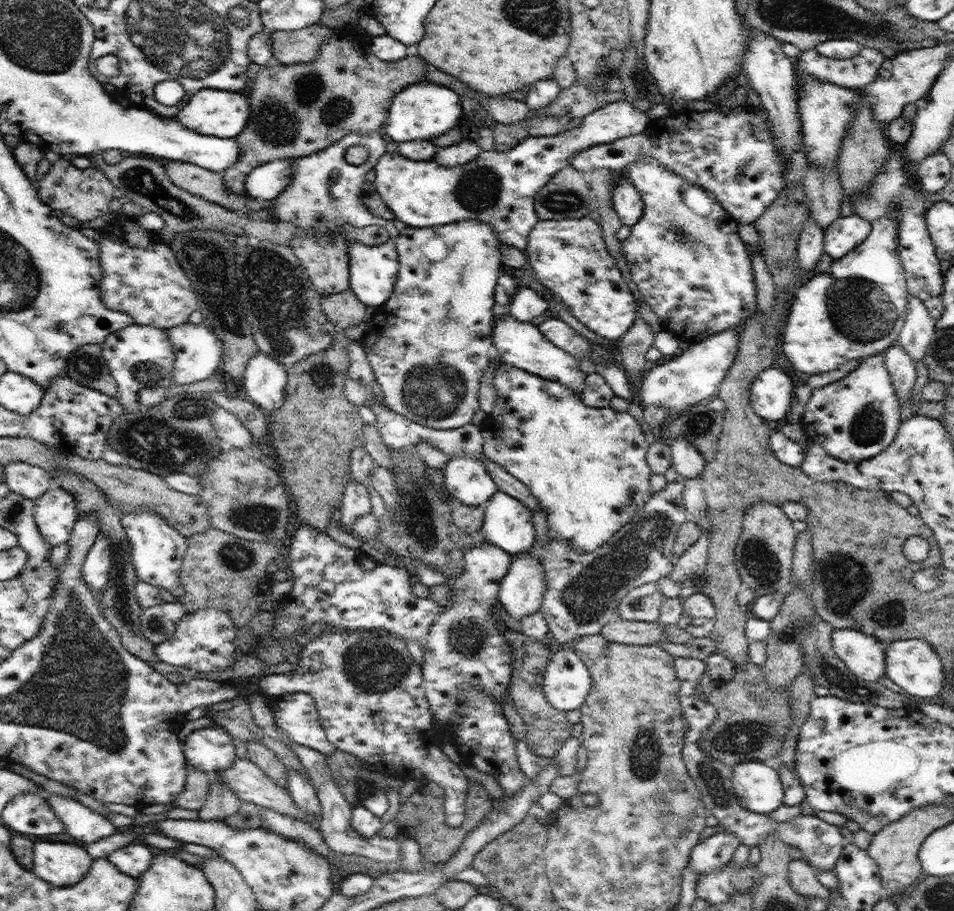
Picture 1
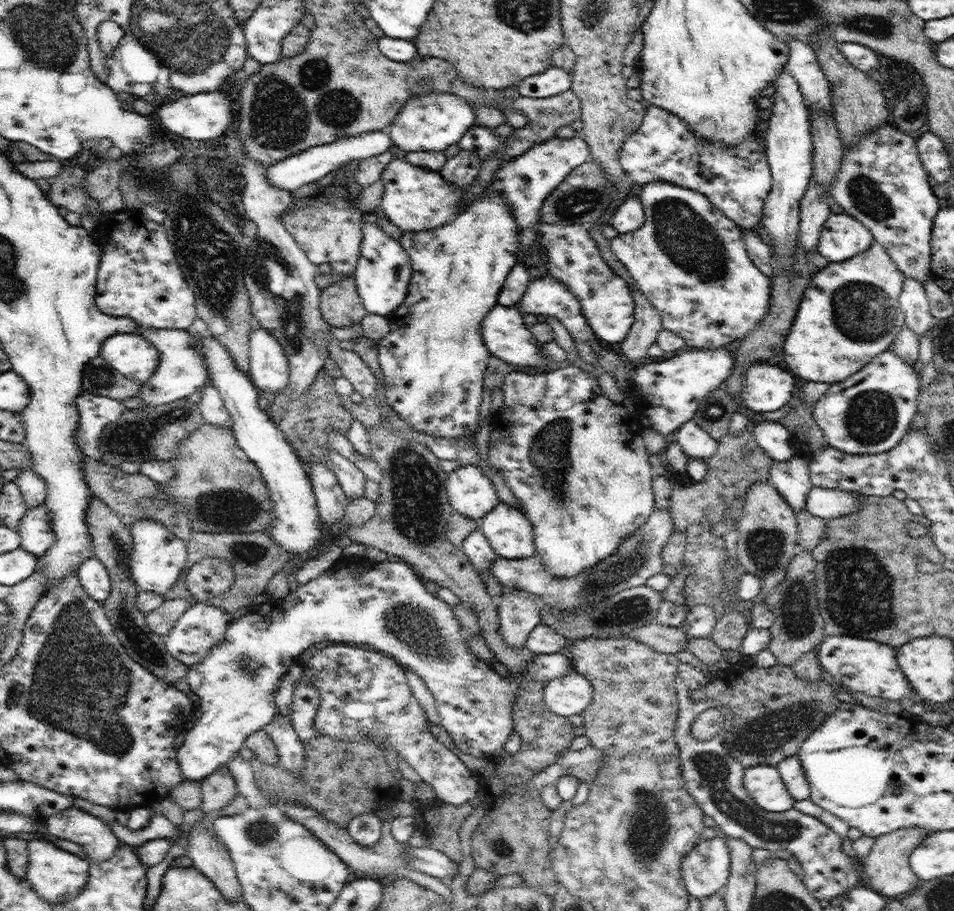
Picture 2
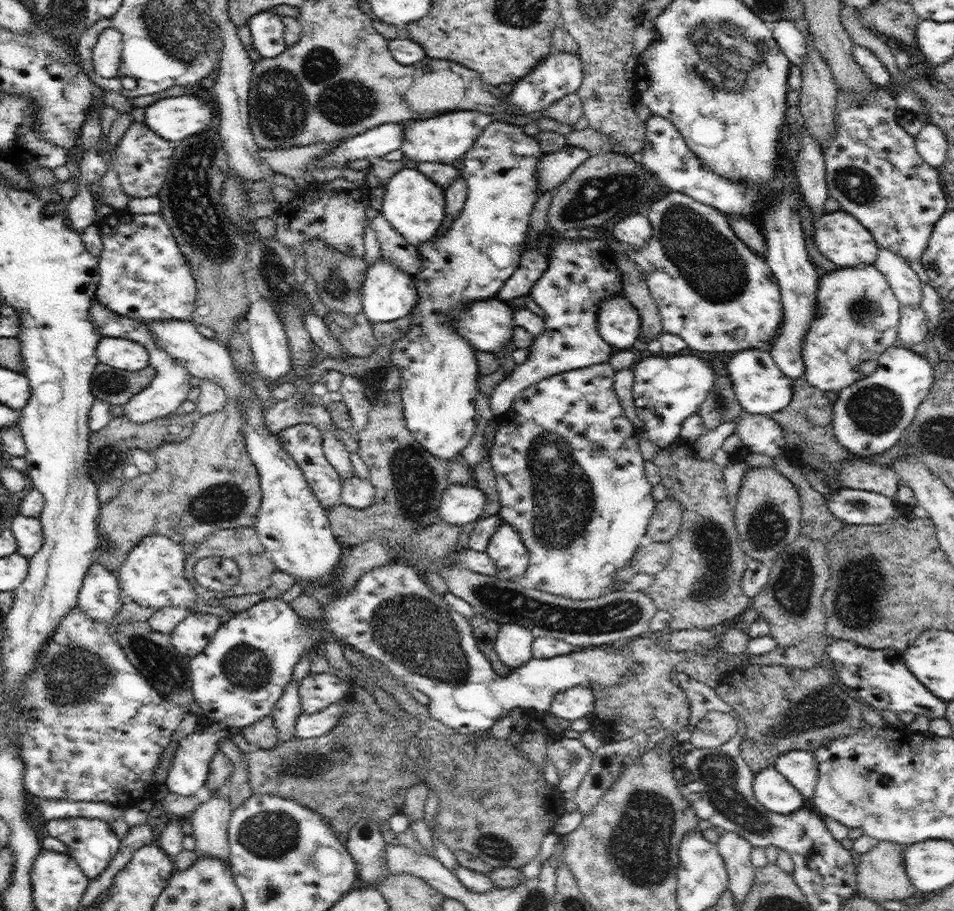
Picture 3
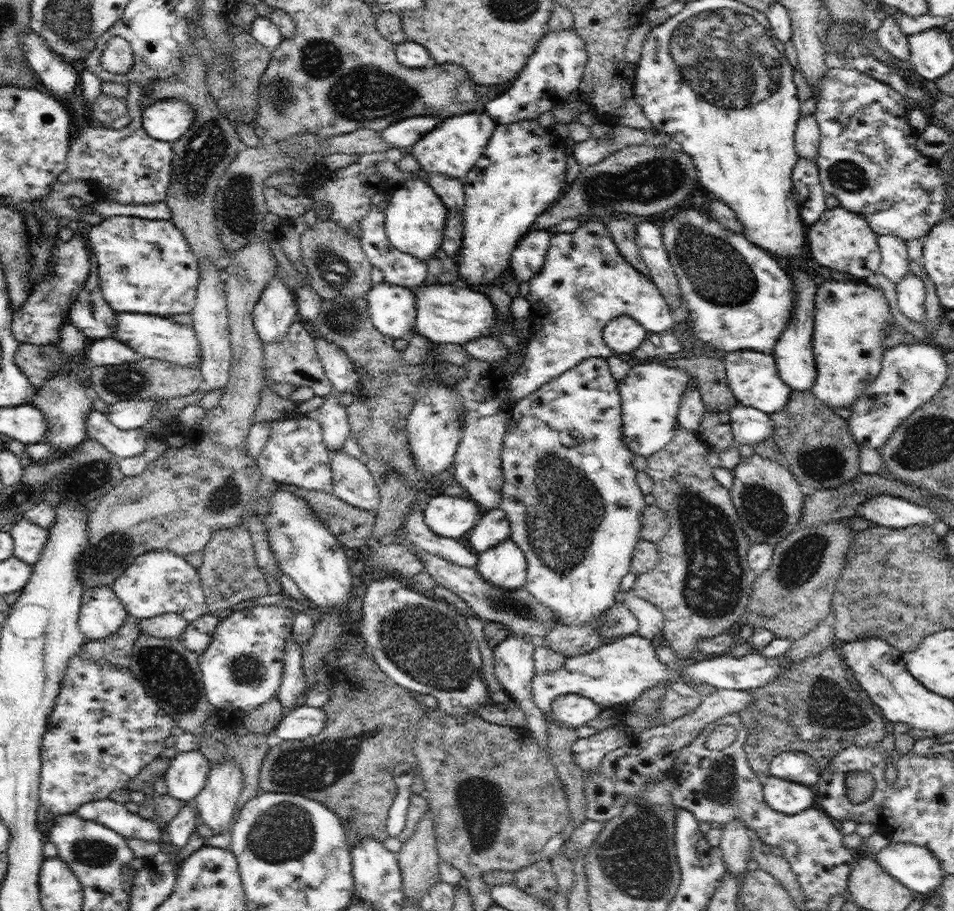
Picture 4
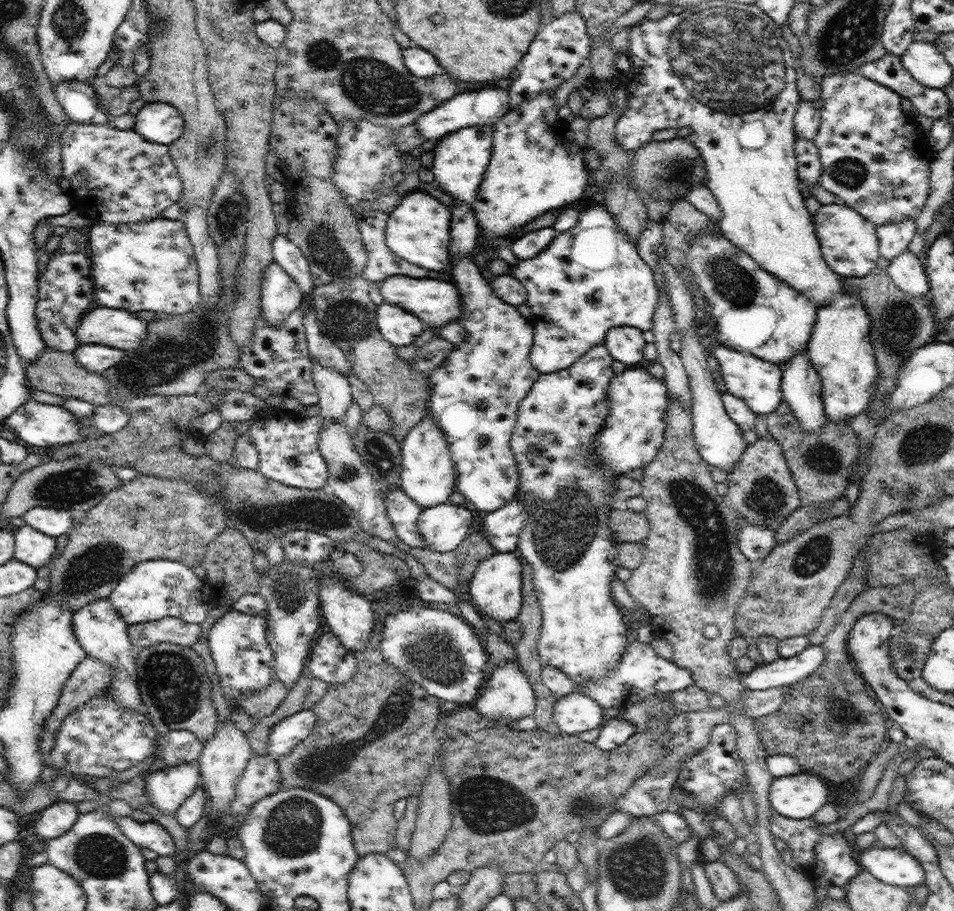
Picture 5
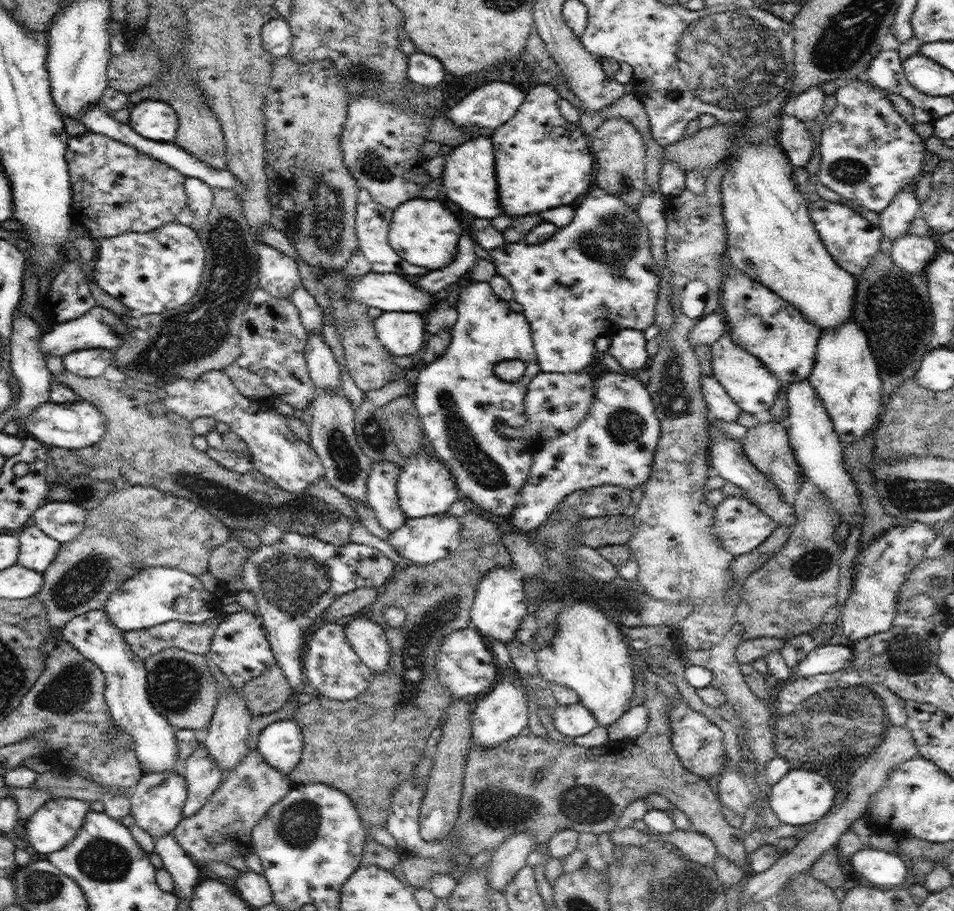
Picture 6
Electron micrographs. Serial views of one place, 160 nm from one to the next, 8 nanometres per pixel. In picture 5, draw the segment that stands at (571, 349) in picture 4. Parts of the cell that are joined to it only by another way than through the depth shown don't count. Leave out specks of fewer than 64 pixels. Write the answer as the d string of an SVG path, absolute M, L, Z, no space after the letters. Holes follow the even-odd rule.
M598 200L589 204L583 204L580 208L586 208L586 210L579 210L578 222L566 230L564 233L557 234L550 242L547 248L544 248L542 252L538 253L538 256L529 258L528 260L519 260L514 267L510 266L508 274L511 274L516 280L522 283L522 286L526 289L527 297L526 302L531 310L531 325L533 326L533 345L529 354L529 360L532 363L532 367L539 370L540 373L550 374L556 373L559 370L570 368L574 362L581 356L584 356L588 350L595 346L601 345L604 342L606 333L616 326L634 326L642 331L652 330L654 324L654 313L657 309L658 302L658 287L657 282L654 280L654 273L652 269L640 258L636 246L628 240L628 236L618 228L613 214L604 205L604 202Z

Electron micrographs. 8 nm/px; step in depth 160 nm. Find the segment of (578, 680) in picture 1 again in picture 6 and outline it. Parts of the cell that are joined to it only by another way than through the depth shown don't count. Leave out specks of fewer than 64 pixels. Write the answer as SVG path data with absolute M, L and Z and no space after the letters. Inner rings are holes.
M582 702L568 706L558 704L552 712L552 719L560 733L572 738L588 734L598 726L596 718Z

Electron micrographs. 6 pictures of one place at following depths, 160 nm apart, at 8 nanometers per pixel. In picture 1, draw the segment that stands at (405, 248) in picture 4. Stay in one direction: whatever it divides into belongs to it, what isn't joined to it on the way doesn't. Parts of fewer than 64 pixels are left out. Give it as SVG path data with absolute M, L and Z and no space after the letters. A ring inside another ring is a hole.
M620 100L583 118L578 128L556 136L528 136L508 151L482 151L474 160L454 167L438 165L434 160L414 161L400 153L384 153L373 171L377 193L396 219L414 228L437 227L460 221L490 225L496 238L525 251L530 232L539 221L534 208L538 191L552 176L570 165L570 159L590 146L607 144L620 138L638 136L651 124L644 112L632 103Z

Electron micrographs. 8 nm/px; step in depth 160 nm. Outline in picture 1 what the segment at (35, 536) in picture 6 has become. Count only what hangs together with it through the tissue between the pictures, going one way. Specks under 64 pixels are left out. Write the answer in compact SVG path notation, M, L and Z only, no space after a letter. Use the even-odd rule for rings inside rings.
M48 488L35 500L34 520L51 548L68 542L78 518L75 497L69 491Z

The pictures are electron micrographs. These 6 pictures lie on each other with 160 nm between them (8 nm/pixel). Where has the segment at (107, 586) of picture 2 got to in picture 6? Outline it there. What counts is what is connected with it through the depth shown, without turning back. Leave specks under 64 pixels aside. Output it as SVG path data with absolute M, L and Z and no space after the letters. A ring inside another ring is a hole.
M105 609L92 610L72 618L60 629L61 636L82 657L96 665L106 679L104 693L110 715L115 726L126 731L134 741L137 759L144 772L169 772L175 770L179 757L176 728L172 727L152 706L147 689L147 670L142 660L138 659L130 645L126 644L123 632L110 621Z

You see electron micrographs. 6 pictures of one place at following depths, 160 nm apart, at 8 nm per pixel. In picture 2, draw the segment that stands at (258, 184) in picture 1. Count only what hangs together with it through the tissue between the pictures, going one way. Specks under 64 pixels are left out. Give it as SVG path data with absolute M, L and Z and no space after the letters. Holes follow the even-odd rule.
M387 130L360 134L360 136L354 136L352 138L342 138L338 142L316 146L299 152L294 156L284 158L282 161L270 164L266 168L266 178L276 188L292 192L298 190L301 186L320 180L328 173L336 171L336 169L340 169L344 165L348 165L350 161L364 161L366 158L370 158L370 156L382 154L382 152L388 151L392 145L393 142Z

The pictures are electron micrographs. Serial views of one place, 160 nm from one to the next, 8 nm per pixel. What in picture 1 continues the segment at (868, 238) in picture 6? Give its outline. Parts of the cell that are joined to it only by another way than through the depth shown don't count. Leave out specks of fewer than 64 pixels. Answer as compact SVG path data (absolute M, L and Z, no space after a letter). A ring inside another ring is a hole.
M856 214L837 218L825 228L823 248L833 260L838 260L866 241L871 232L871 222Z

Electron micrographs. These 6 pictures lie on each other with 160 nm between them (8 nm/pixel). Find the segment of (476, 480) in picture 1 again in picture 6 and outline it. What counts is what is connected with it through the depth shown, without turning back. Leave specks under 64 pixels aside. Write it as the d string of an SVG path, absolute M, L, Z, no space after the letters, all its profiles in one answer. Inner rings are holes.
M448 513L420 518L407 518L404 524L390 532L387 542L397 549L400 556L416 565L429 565L453 553L461 541L460 518Z

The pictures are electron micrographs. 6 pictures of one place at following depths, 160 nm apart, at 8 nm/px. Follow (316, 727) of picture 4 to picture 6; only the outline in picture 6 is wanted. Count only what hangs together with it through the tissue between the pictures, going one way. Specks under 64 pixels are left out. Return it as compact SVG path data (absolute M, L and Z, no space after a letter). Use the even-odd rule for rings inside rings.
M294 718L278 720L260 732L256 749L270 766L289 777L301 761L302 729Z

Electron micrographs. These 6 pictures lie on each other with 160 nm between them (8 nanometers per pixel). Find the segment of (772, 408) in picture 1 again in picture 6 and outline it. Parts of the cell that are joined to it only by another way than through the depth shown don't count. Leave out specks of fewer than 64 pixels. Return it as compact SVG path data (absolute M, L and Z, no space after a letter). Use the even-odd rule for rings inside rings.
M728 330L710 347L713 378L718 380L741 410L754 415L771 410L781 384L762 361L736 344Z

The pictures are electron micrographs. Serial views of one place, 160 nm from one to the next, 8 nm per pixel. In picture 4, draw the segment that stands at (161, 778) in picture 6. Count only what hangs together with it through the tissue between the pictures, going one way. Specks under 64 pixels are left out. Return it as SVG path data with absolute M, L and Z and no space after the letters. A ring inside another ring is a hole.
M200 750L180 752L170 759L164 778L168 794L191 802L204 788L211 764Z

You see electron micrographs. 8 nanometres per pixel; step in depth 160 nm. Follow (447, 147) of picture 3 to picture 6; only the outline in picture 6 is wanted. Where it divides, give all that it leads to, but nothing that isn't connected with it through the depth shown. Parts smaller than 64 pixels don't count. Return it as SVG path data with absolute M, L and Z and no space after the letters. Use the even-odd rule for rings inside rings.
M484 134L474 136L470 141L452 148L452 153L446 157L441 178L445 192L443 199L451 200L463 211L473 214L475 218L492 219L503 214L496 184L494 148L490 137L484 137Z

